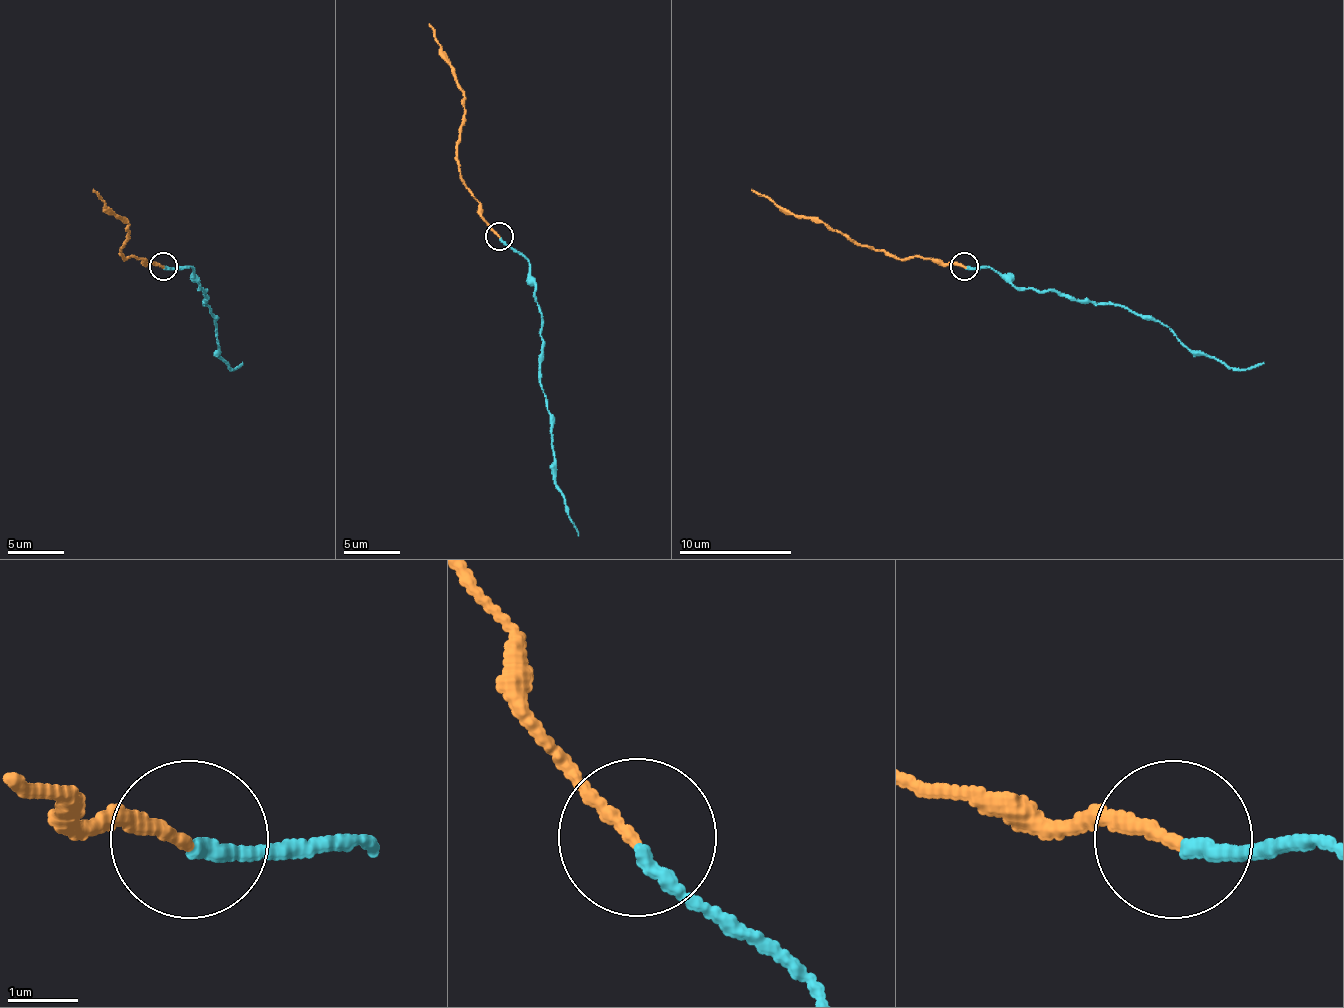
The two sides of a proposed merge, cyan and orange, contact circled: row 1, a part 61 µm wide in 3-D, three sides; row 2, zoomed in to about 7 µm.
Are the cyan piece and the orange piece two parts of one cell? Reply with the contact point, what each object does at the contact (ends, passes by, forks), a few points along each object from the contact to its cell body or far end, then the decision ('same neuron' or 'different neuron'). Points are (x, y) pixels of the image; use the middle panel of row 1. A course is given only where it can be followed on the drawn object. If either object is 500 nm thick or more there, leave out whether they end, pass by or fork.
(499, 236) | cyan ends | orange ends | cyan via (499, 237), (530, 262), (541, 332), (544, 397), (552, 431), (555, 481), (577, 535) | orange via (499, 237), (465, 183), (456, 141), (465, 96), (428, 23) | same neuron

